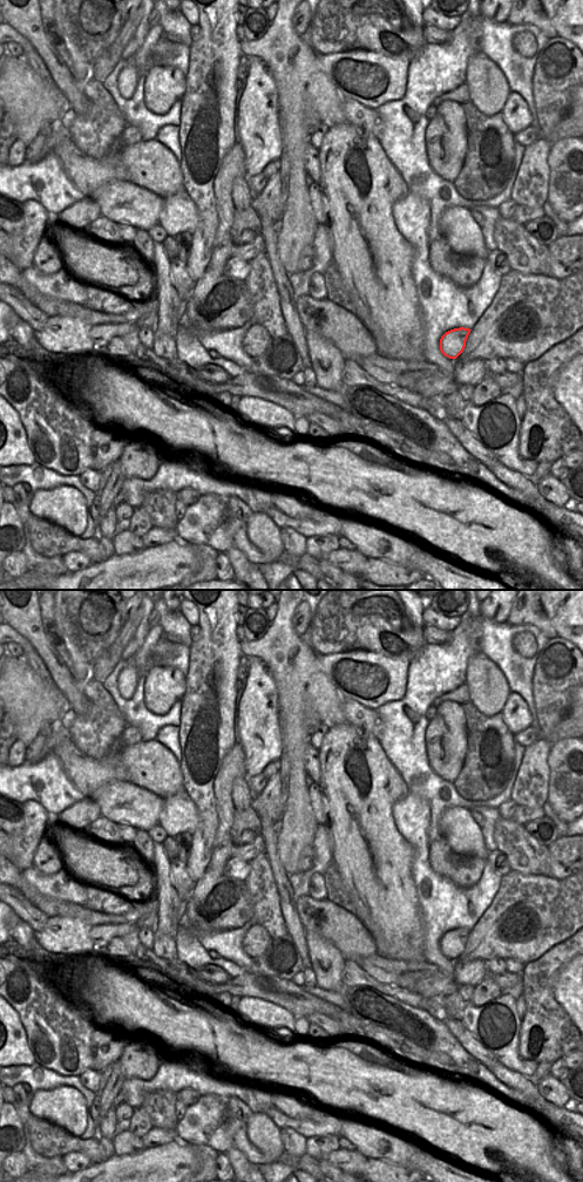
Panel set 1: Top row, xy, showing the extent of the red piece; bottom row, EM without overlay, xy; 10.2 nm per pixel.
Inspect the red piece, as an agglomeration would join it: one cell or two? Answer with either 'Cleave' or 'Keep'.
Keep

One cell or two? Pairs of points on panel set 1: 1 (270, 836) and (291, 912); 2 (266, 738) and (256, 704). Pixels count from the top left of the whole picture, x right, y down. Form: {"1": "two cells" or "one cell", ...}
{"1": "one cell", "2": "one cell"}

